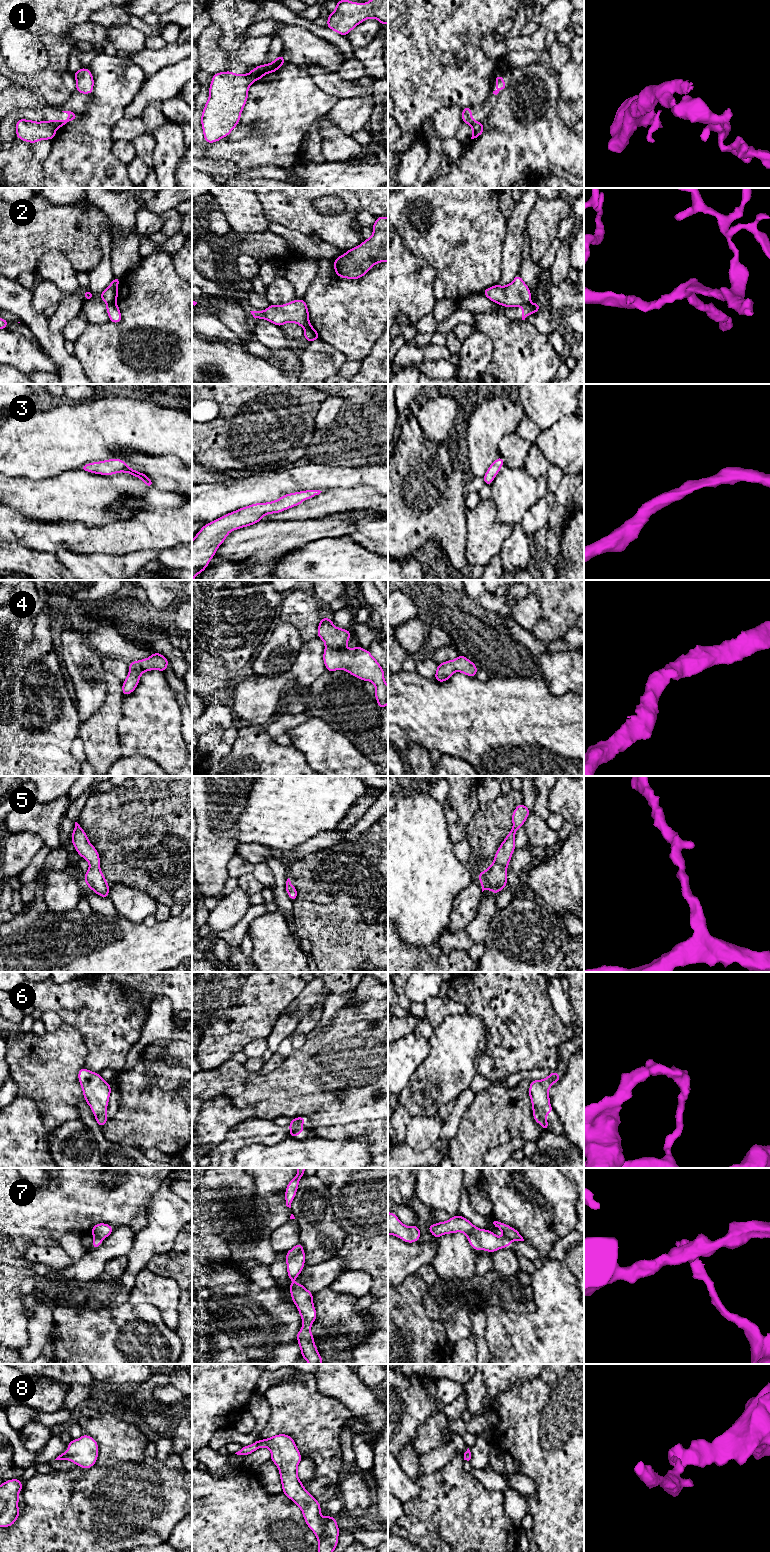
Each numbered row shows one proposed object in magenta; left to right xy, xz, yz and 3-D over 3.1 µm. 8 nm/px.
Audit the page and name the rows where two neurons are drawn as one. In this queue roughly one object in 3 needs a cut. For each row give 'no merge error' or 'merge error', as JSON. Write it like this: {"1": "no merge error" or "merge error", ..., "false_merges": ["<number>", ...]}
{"1": "no merge error", "2": "merge error", "3": "no merge error", "4": "no merge error", "5": "no merge error", "6": "no merge error", "7": "merge error", "8": "no merge error", "false_merges": ["2", "7"]}

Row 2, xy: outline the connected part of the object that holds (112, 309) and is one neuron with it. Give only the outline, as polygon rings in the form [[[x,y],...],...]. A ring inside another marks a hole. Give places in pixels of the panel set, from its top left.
[[[116,302],[107,304],[106,312],[110,318],[111,323],[121,322],[121,312]]]

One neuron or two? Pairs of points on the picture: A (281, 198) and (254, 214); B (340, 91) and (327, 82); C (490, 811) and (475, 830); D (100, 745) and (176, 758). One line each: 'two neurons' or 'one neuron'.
A: two neurons
B: one neuron
C: one neuron
D: two neurons

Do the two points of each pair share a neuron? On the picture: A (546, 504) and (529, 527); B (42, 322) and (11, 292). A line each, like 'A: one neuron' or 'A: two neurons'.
A: one neuron
B: one neuron

